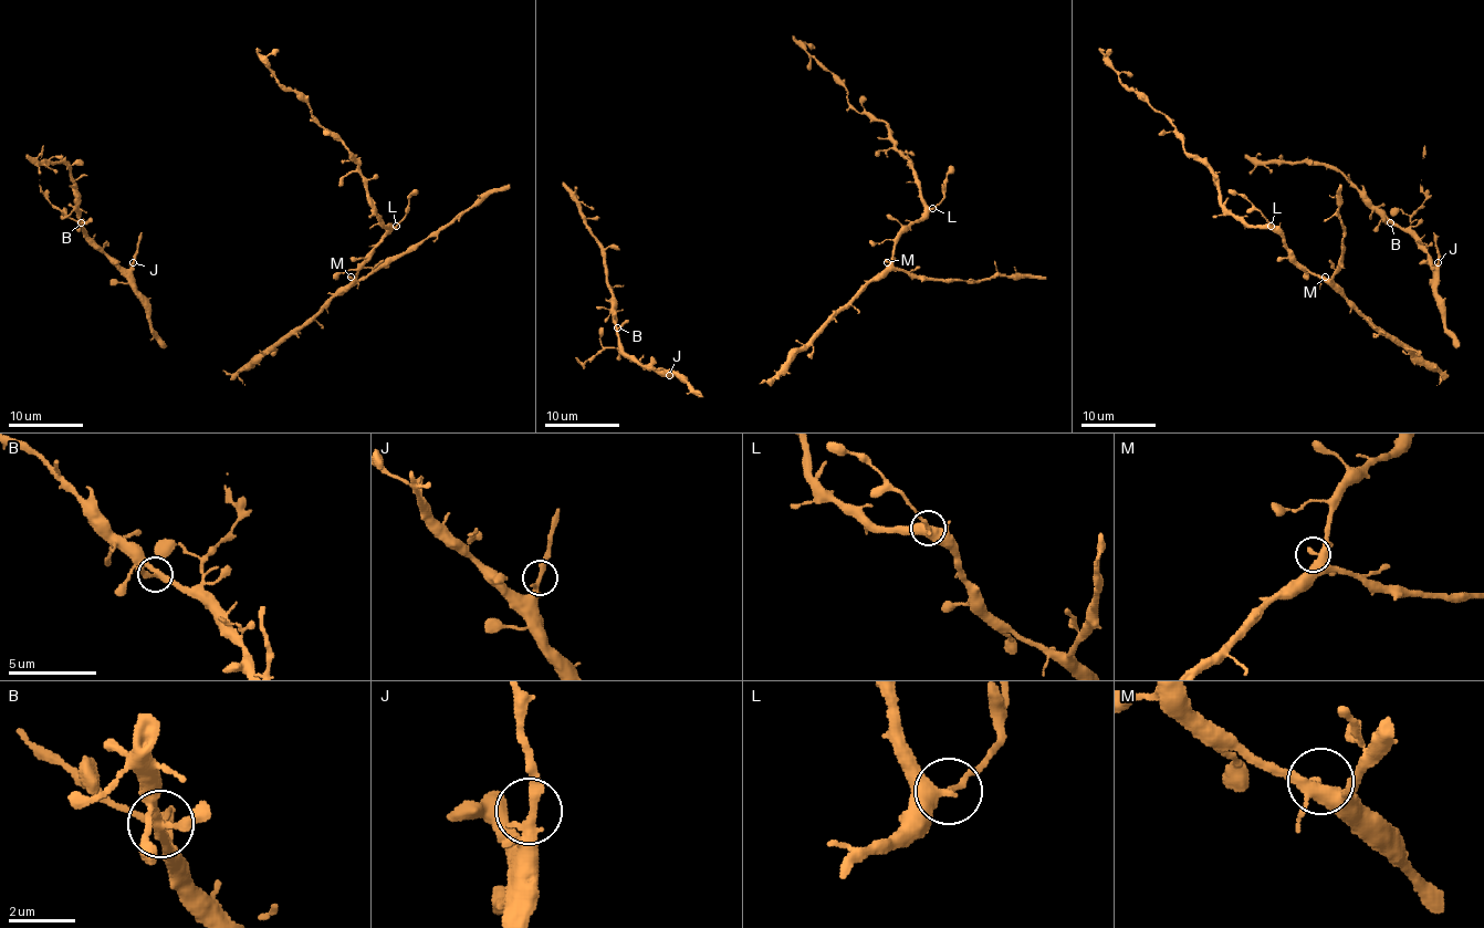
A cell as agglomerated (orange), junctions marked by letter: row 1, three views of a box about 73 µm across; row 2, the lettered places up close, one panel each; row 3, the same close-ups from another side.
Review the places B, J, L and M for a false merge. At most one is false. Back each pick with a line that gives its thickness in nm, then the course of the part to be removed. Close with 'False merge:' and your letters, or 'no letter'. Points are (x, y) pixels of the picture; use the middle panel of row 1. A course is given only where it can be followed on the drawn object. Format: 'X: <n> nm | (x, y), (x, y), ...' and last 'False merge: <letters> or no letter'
L: 280 nm | (932, 208), (943, 197), (951, 165)
False merge: L

